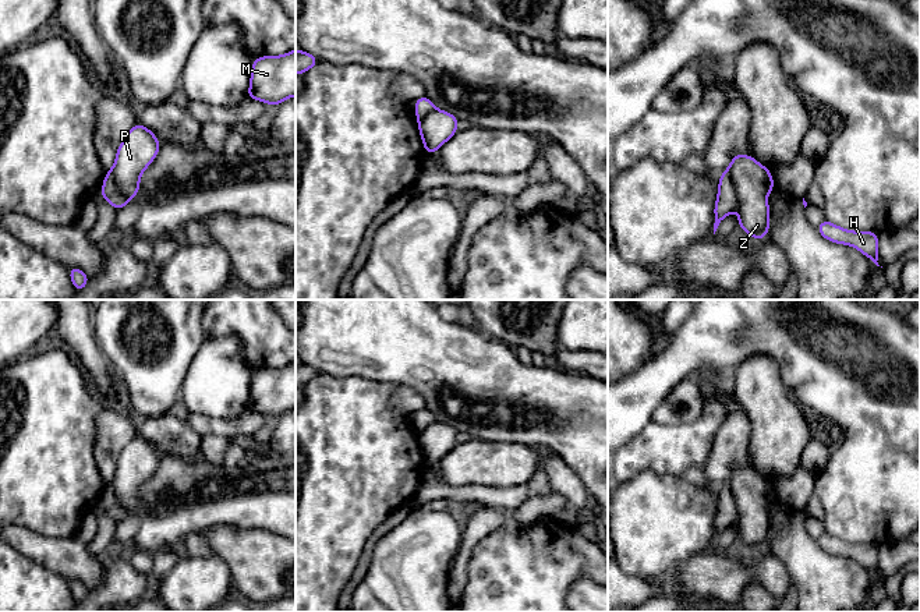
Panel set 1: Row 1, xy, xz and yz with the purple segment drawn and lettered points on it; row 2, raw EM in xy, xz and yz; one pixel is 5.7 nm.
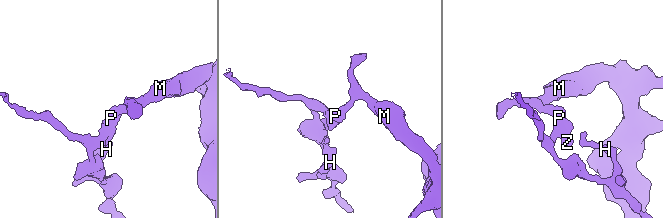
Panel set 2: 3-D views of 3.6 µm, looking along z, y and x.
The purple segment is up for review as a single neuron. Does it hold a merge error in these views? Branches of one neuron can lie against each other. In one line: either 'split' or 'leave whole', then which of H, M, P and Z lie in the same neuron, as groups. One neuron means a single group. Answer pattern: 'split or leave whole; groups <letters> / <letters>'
split; groups H / M P Z

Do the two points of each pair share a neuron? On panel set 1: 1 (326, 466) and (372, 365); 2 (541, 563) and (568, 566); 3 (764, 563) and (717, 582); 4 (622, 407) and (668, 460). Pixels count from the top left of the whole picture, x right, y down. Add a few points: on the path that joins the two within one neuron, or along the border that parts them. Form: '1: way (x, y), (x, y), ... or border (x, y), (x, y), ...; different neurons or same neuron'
1: border (333, 375), (364, 377), (396, 385); different neurons
2: way (548, 565), (561, 566); same neuron
3: way (753, 570), (728, 577); same neuron
4: border (651, 418), (622, 445); different neurons

